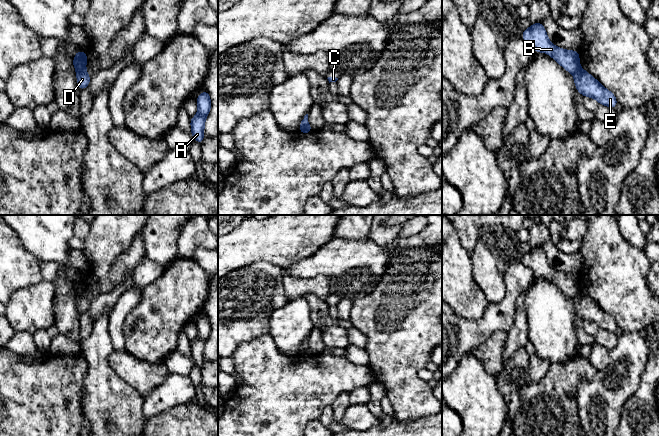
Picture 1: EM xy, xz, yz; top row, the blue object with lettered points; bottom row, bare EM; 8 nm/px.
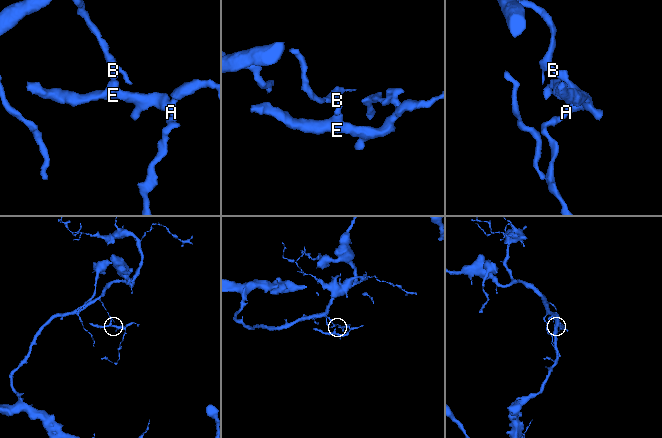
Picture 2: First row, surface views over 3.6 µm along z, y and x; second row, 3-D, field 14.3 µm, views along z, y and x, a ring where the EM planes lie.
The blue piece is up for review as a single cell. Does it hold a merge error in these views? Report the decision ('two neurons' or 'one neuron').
two neurons

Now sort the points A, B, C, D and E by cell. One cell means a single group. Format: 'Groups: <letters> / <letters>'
Groups: A D E / B C

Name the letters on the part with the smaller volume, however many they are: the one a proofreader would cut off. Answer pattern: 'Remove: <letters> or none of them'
Remove: A, D, E

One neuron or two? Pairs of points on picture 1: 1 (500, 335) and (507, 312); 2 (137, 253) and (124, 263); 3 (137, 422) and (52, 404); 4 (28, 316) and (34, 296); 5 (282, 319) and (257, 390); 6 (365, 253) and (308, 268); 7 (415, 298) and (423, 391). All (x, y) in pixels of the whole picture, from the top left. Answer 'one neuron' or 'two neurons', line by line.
1: two neurons
2: one neuron
3: two neurons
4: one neuron
5: two neurons
6: one neuron
7: one neuron

